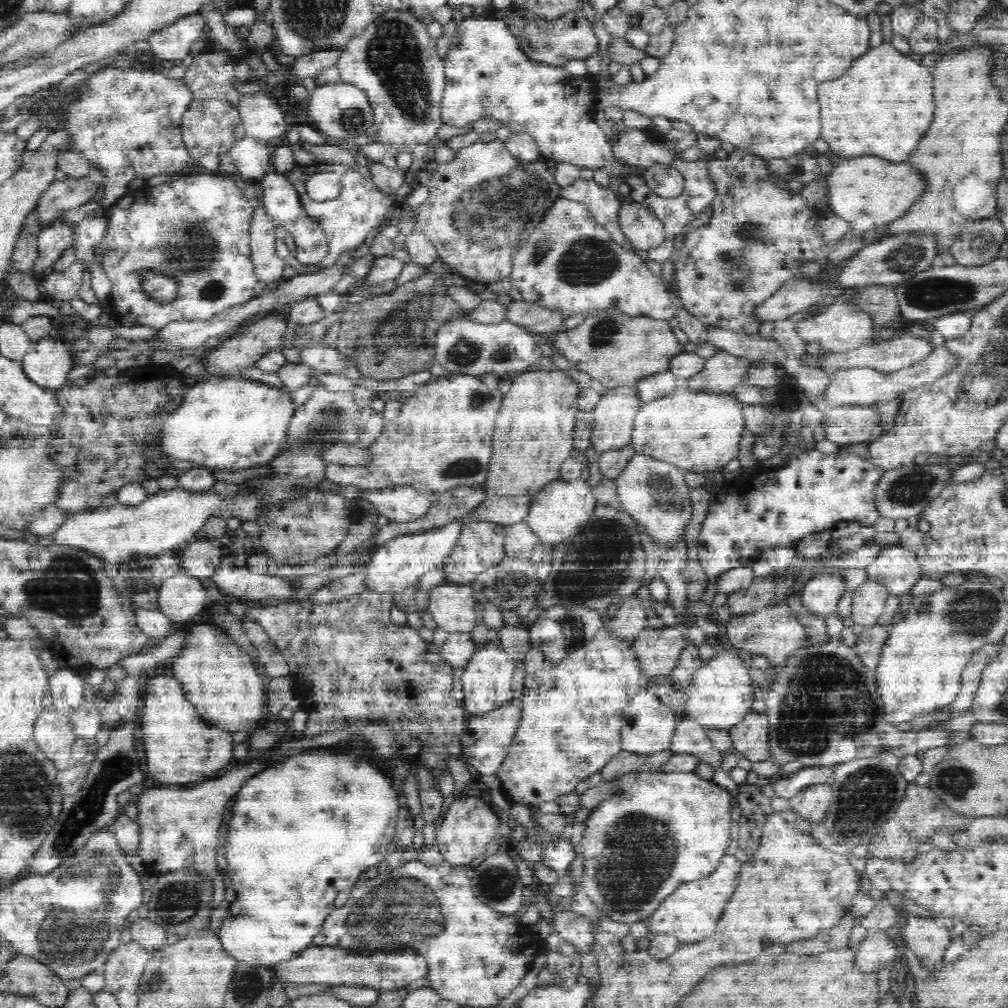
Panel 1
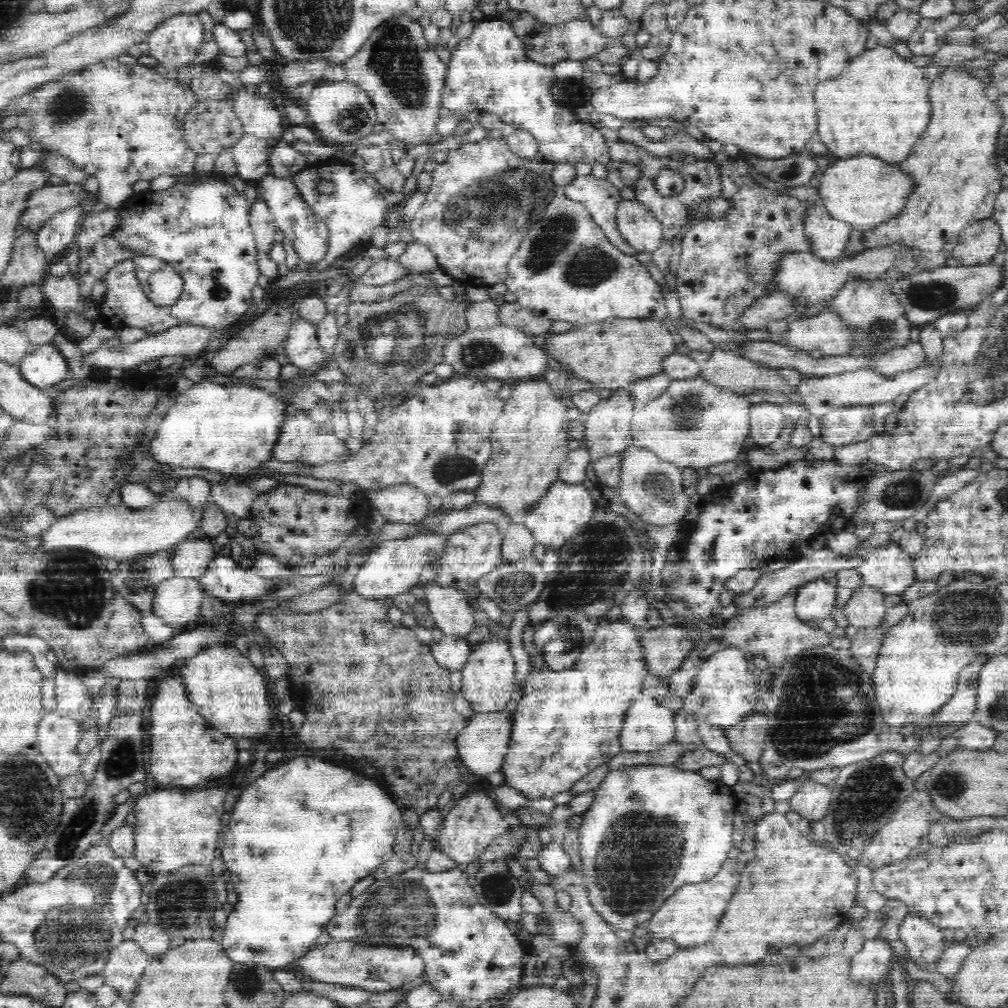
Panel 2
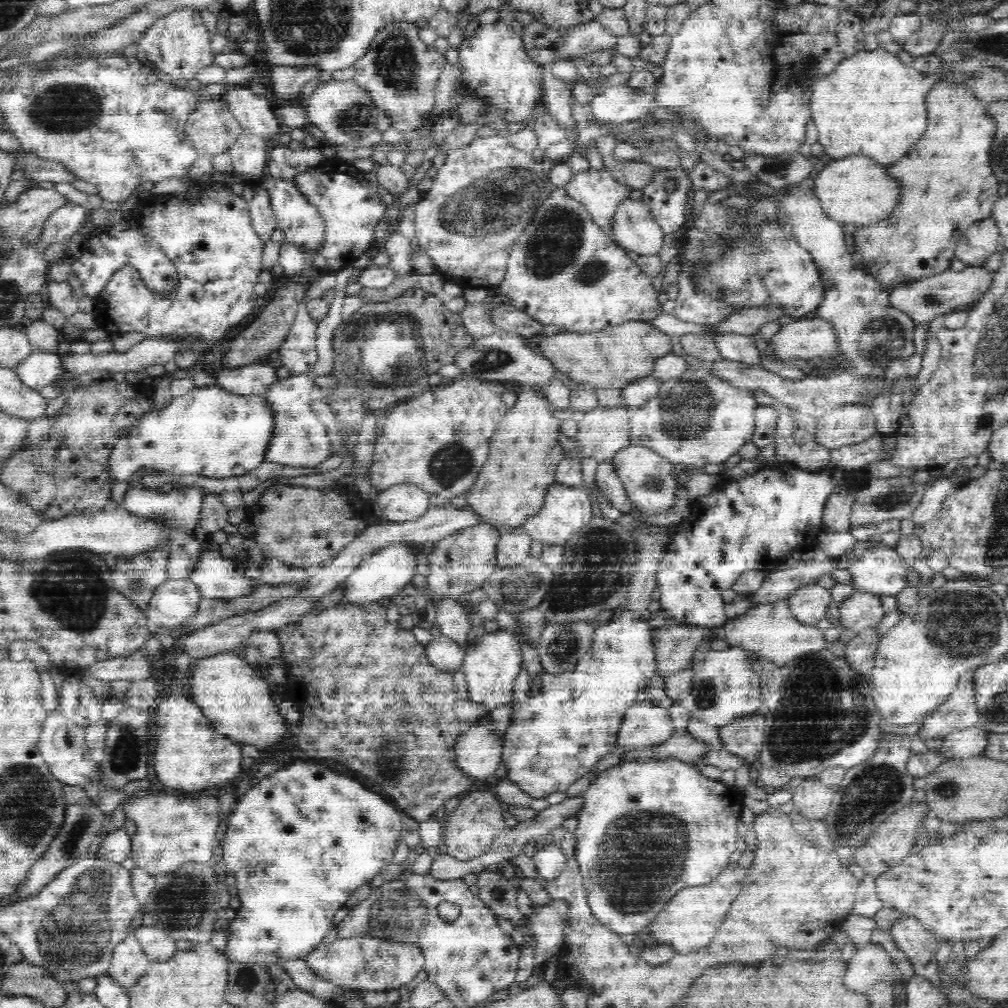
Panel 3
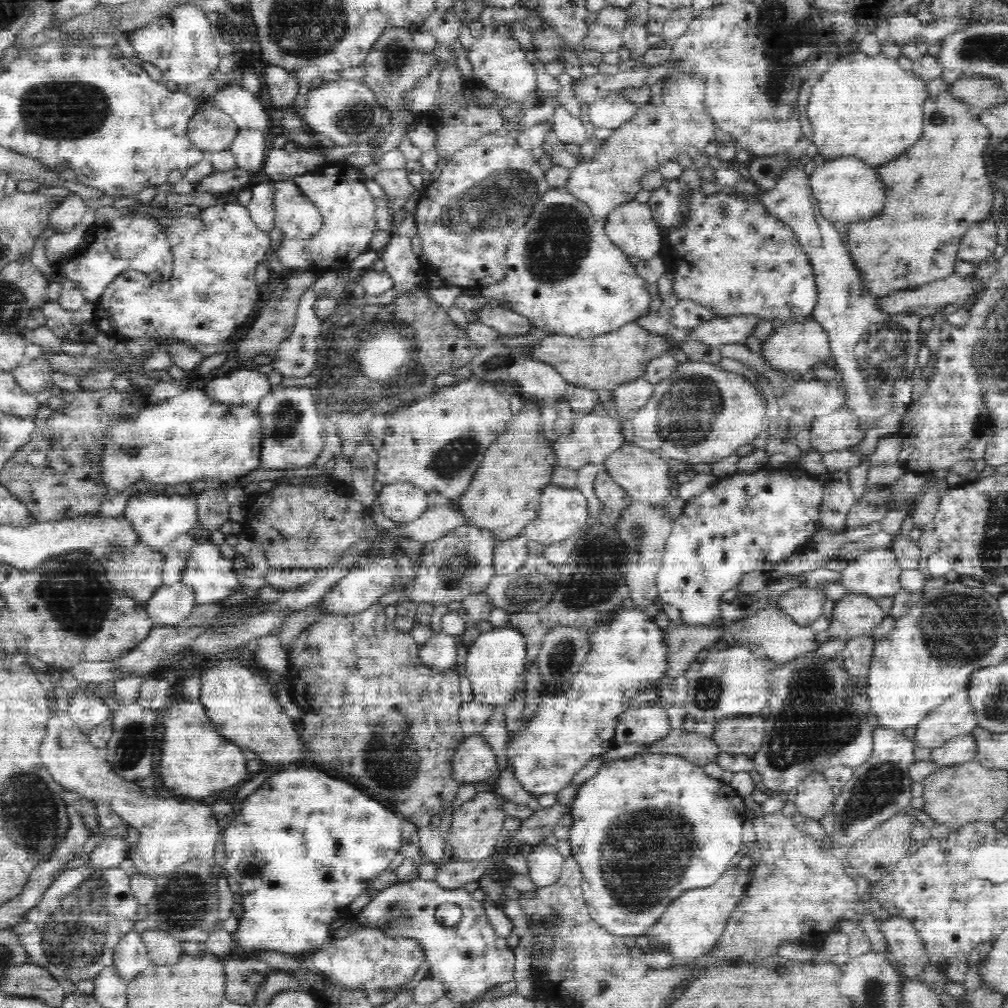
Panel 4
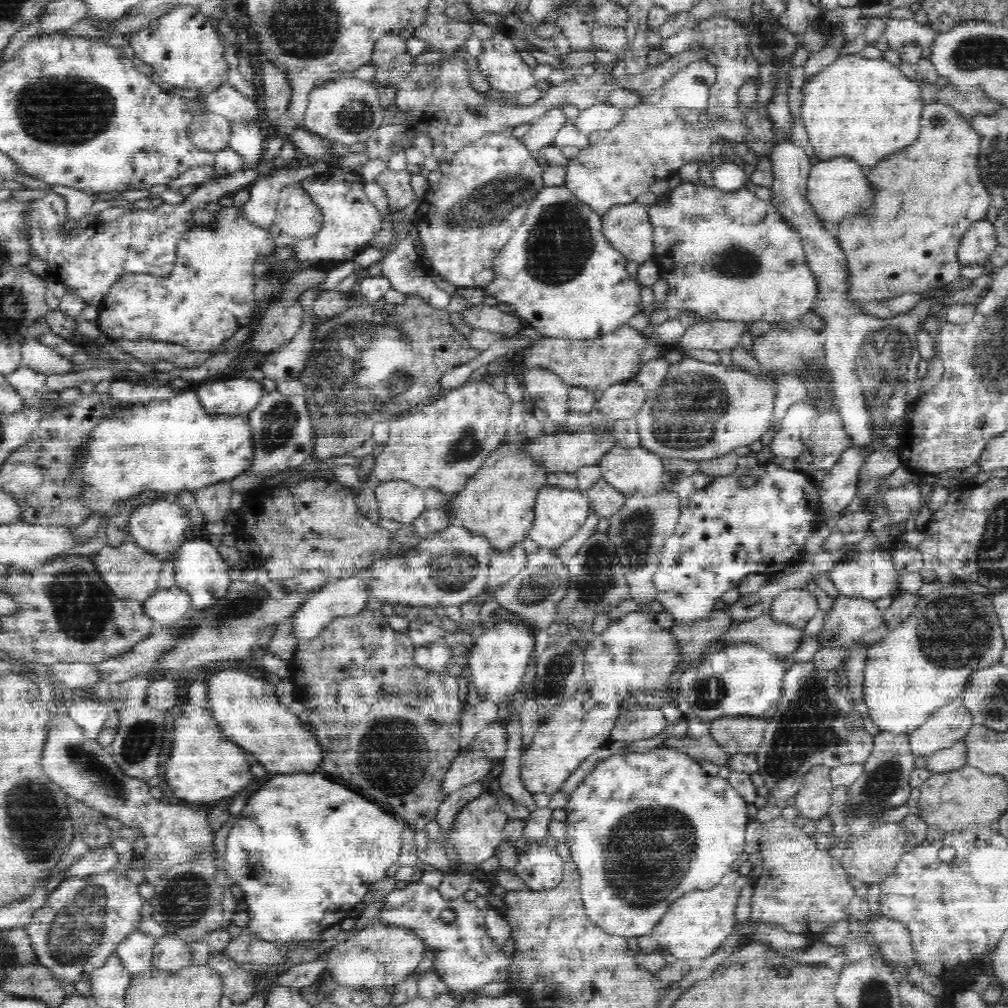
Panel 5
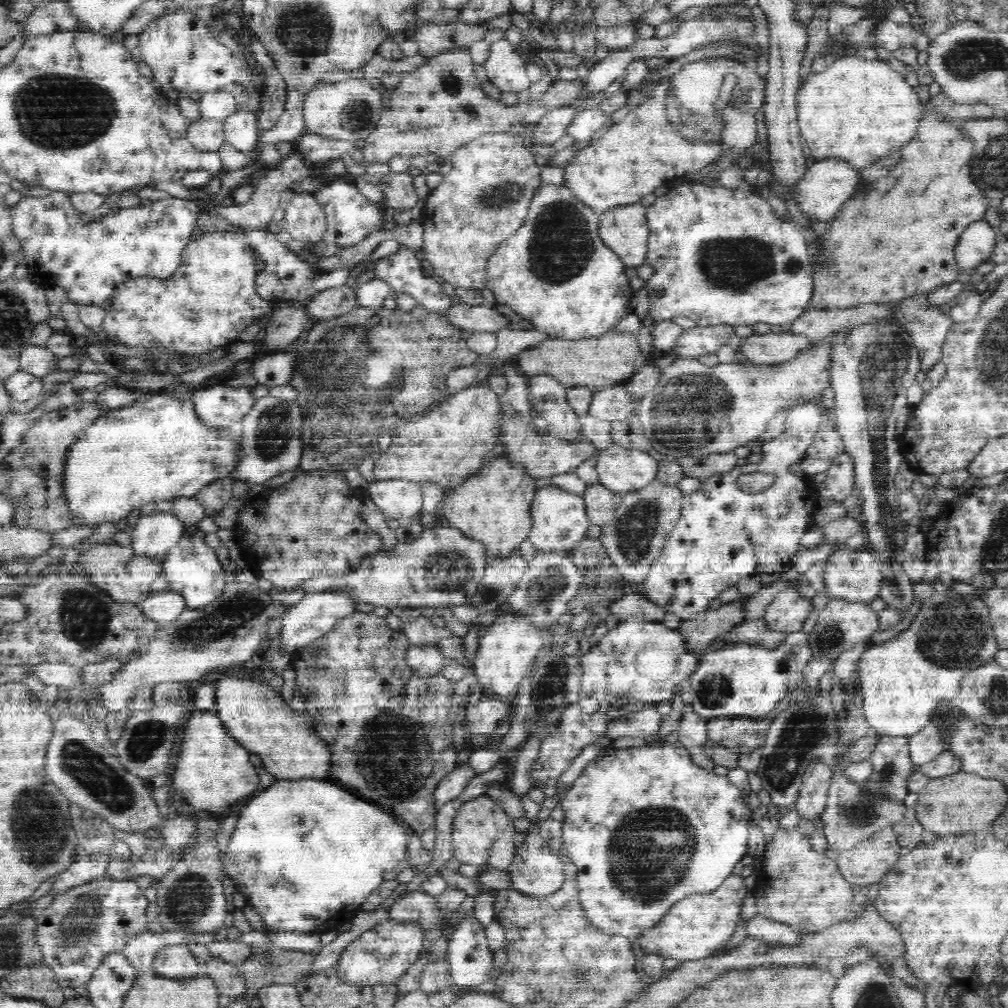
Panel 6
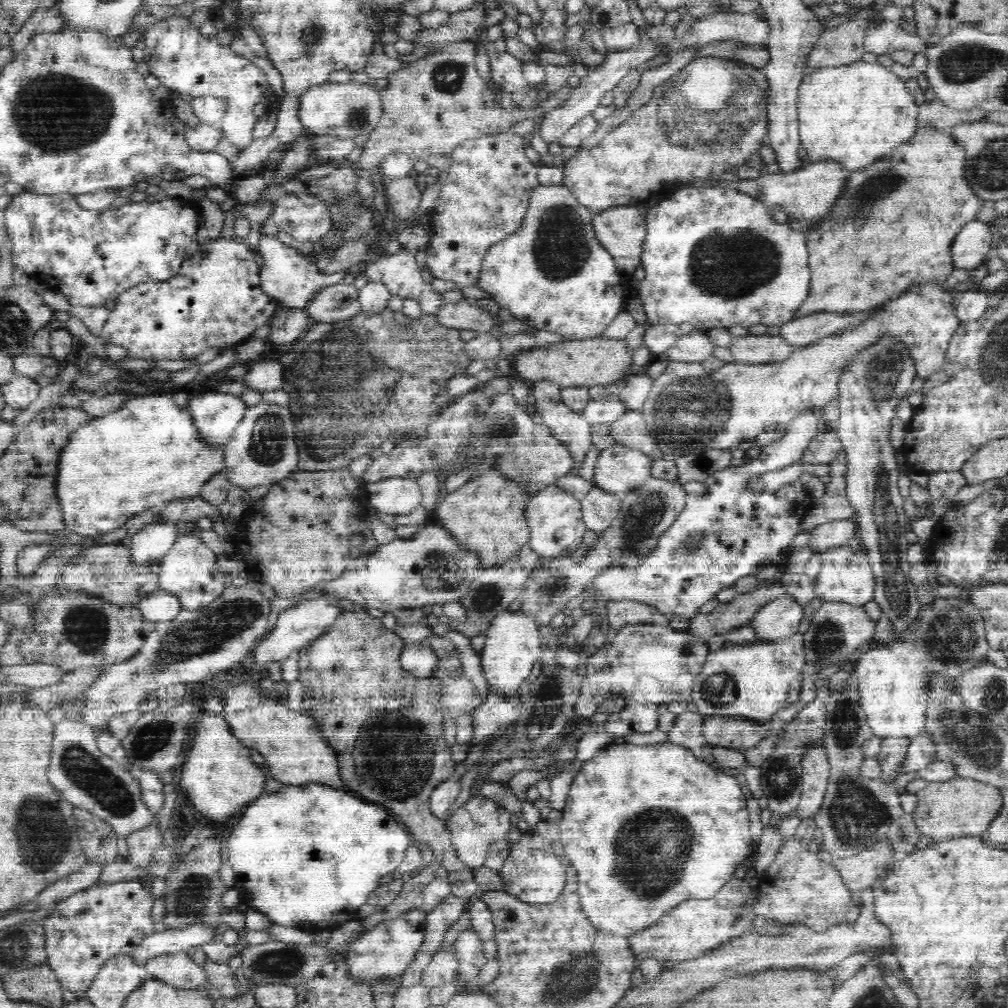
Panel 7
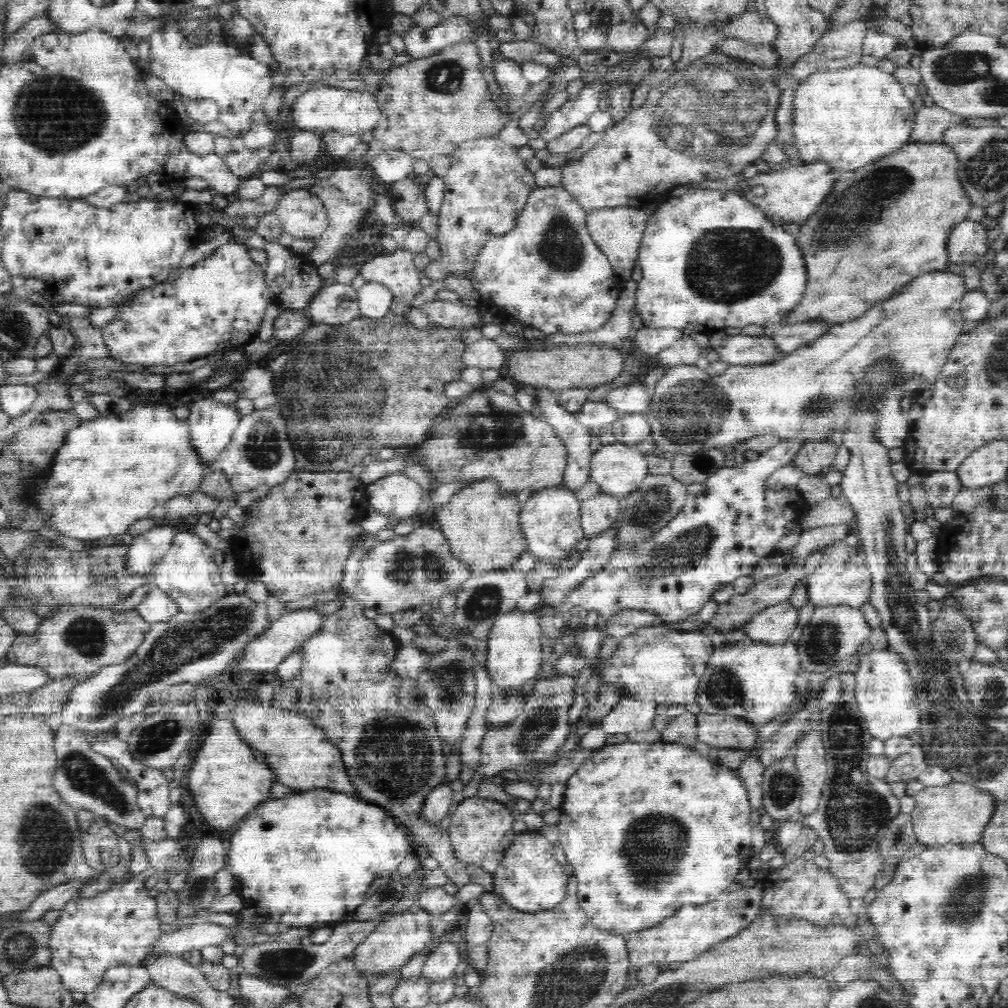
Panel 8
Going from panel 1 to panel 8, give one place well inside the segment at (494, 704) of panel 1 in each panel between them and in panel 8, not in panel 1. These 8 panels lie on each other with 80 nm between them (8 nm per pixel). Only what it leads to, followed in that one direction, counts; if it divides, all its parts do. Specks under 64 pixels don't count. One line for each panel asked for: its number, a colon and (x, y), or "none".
2: (488, 678)
3: (492, 663)
4: (496, 660)
5: (498, 660)
6: (502, 662)
7: (513, 643)
8: (516, 647)

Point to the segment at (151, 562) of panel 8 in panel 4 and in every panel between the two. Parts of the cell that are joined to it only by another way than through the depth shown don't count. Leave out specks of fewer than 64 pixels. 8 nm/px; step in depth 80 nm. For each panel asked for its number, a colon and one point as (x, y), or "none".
4: (160, 519)
5: (157, 526)
6: (155, 533)
7: (150, 544)

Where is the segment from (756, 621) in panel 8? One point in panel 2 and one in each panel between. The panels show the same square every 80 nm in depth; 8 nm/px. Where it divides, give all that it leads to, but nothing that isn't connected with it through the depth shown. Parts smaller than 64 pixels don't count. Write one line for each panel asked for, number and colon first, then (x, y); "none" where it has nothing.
2: (817, 598)
3: (808, 604)
4: (805, 605)
5: (796, 606)
6: (789, 610)
7: (782, 616)

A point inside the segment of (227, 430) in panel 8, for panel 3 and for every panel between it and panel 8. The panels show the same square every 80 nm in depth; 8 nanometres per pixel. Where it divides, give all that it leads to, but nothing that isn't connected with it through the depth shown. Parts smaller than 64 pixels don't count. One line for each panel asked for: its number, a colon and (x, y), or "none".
3: (248, 379)
4: (242, 385)
5: (229, 394)
6: (217, 404)
7: (217, 414)

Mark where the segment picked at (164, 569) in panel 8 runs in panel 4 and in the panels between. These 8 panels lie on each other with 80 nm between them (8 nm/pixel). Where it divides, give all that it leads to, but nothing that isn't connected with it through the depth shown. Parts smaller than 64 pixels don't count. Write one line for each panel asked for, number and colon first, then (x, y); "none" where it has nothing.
4: (213, 578)
5: (200, 570)
6: (192, 568)
7: (189, 571)

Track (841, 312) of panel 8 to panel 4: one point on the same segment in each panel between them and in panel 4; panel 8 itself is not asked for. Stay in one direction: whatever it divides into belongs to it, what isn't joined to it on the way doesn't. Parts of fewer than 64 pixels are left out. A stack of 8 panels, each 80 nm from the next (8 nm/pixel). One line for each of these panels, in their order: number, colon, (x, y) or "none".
4: (939, 188)
5: (931, 194)
6: (901, 241)
7: (870, 251)

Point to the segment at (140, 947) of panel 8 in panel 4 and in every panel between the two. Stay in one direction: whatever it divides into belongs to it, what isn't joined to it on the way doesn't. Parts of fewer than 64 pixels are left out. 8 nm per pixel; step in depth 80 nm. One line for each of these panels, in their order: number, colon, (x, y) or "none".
4: (56, 934)
5: (83, 920)
6: (84, 923)
7: (86, 928)

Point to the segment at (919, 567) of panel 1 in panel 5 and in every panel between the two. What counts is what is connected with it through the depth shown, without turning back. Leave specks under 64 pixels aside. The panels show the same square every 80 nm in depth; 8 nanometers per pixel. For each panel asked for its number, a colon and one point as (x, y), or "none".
2: (889, 568)
3: (882, 570)
4: (876, 573)
5: (871, 576)

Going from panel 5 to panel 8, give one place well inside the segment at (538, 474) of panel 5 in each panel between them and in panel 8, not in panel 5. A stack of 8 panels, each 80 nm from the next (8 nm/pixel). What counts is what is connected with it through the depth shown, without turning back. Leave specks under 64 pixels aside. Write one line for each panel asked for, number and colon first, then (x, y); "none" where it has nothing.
6: (494, 505)
7: (489, 513)
8: (482, 523)

